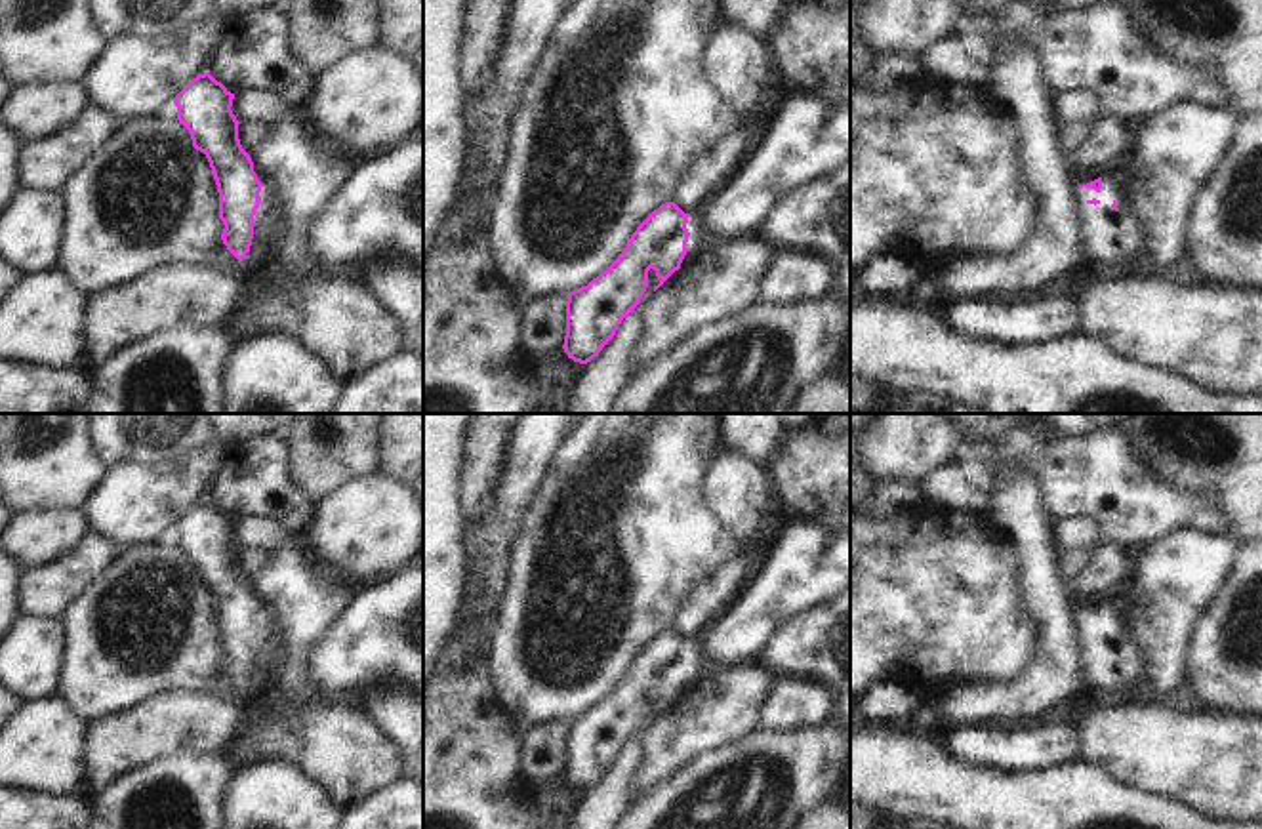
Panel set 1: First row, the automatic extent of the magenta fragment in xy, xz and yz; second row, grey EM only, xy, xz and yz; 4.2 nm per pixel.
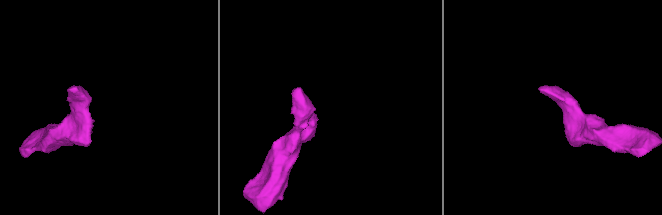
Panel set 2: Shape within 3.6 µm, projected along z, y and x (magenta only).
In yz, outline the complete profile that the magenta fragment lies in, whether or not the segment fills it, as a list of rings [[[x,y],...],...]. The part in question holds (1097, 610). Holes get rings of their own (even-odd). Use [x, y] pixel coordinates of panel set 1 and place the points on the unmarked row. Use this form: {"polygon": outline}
{"polygon": [[[1102,604],[1079,612],[1079,627],[1087,686],[1121,692],[1142,684],[1142,656],[1117,637],[1115,619]]]}

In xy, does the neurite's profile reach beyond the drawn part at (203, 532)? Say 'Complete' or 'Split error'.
Split error.

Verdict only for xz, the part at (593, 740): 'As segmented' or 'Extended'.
Extended.

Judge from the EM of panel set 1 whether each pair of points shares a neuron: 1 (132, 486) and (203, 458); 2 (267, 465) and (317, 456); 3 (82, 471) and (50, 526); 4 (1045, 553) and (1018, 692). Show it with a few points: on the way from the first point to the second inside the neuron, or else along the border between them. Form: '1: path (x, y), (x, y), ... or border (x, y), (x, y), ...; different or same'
1: path (149, 486), (174, 486), (185, 475); same
2: border (279, 433), (286, 446), (286, 473), (309, 502); different
3: border (81, 507), (27, 509), (20, 513); different
4: path (1045, 587), (1047, 658); same

